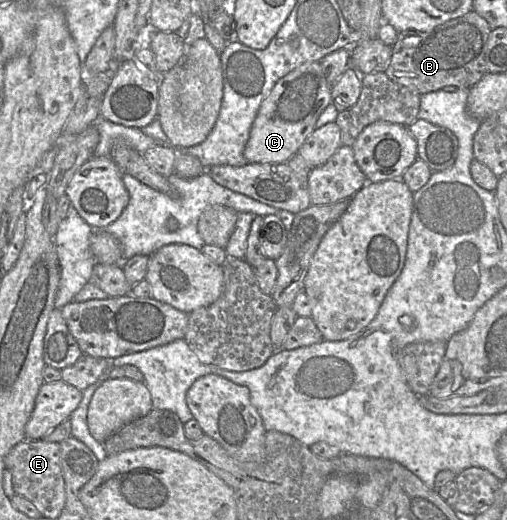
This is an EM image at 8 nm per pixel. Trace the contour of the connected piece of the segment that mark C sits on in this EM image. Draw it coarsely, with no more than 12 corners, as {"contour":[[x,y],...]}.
{"contour":[[318,61],[262,101],[247,163],[288,162],[331,103]]}

